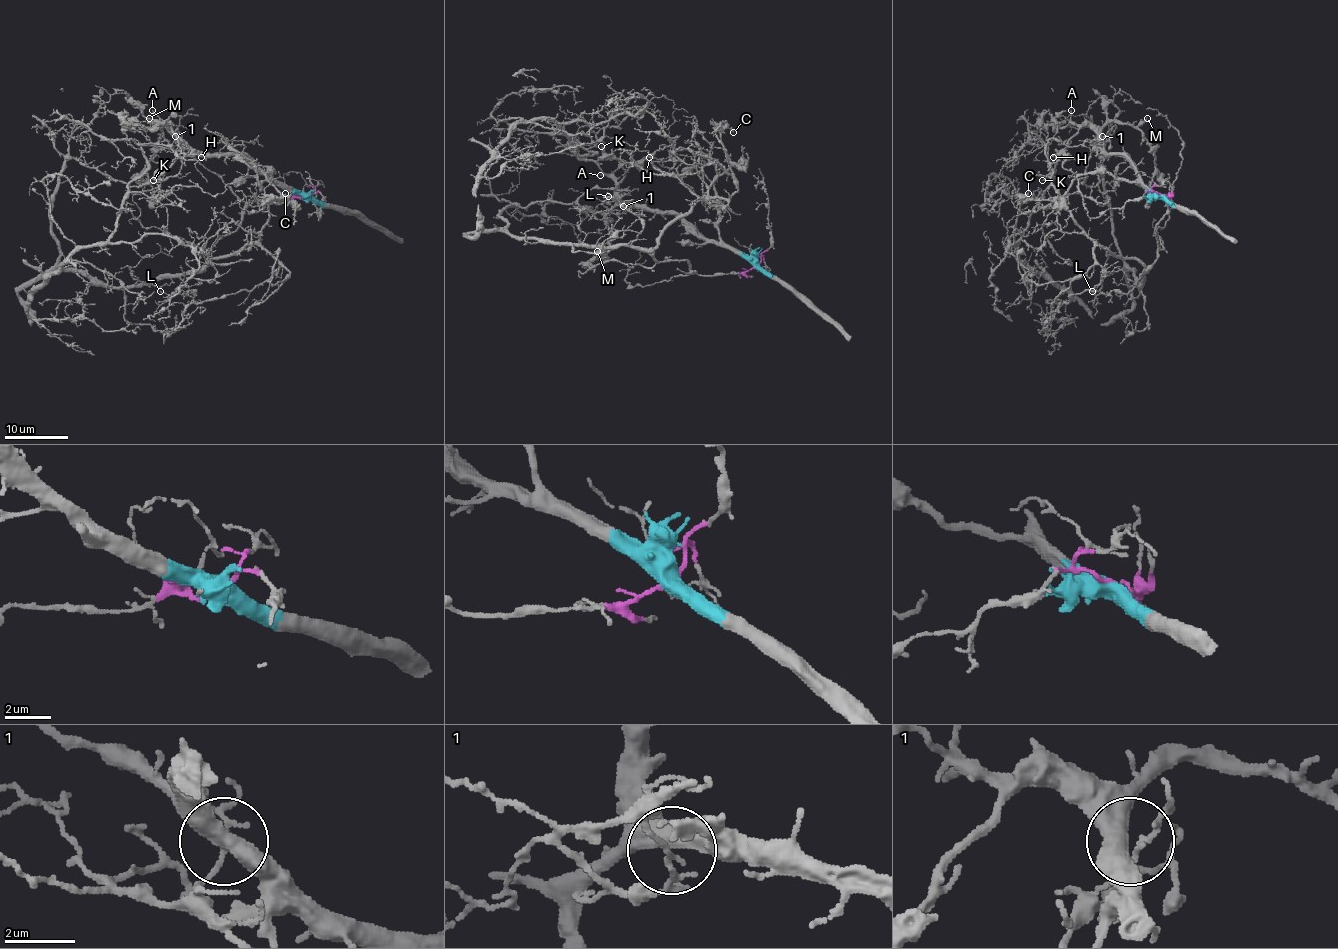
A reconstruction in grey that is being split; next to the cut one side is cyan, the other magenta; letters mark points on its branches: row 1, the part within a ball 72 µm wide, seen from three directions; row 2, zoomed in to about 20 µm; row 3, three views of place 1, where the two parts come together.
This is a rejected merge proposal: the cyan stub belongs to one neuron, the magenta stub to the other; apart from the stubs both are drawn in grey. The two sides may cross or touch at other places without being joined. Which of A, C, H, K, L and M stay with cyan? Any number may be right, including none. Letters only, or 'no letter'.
A, C, H, K, M

